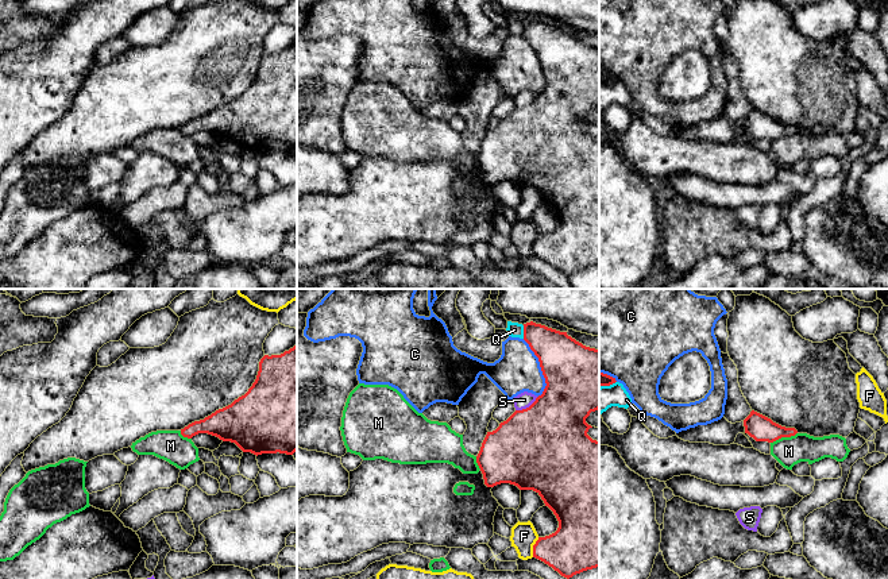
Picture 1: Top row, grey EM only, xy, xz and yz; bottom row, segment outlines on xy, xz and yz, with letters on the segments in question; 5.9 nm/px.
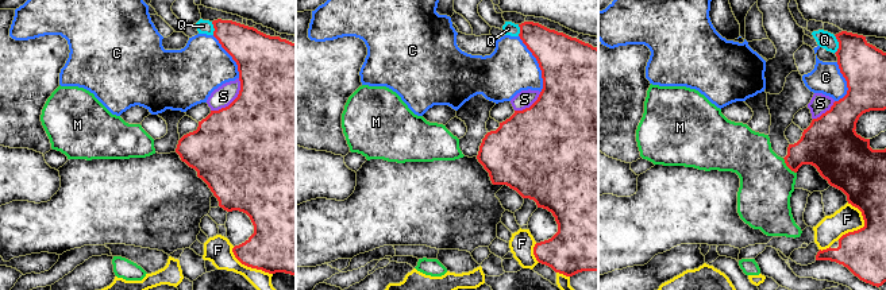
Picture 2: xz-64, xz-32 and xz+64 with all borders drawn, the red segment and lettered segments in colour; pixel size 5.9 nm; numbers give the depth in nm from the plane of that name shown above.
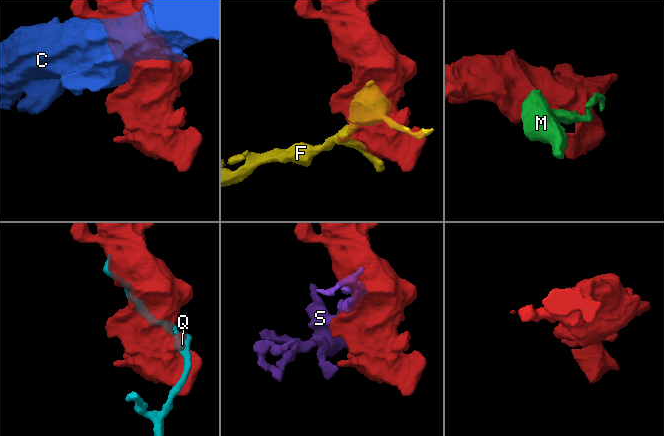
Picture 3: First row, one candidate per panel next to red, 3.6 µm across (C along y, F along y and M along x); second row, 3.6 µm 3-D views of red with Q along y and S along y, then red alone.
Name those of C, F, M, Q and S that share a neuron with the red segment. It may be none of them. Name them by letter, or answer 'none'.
none

